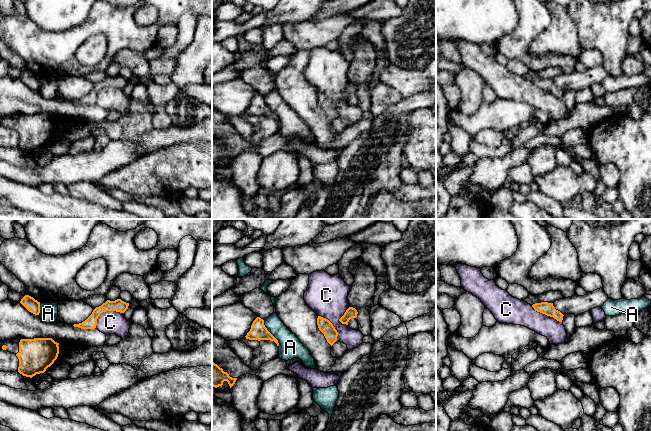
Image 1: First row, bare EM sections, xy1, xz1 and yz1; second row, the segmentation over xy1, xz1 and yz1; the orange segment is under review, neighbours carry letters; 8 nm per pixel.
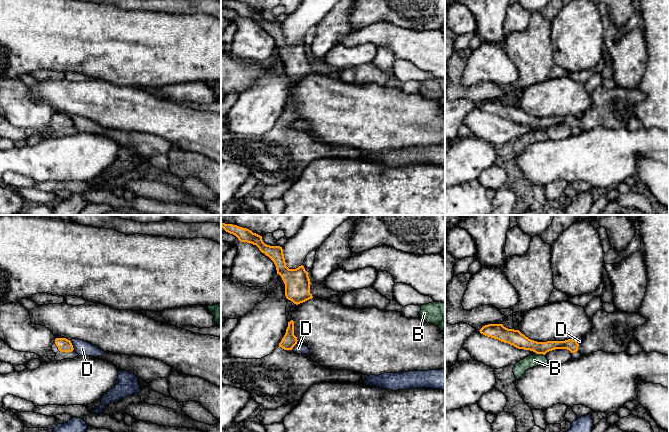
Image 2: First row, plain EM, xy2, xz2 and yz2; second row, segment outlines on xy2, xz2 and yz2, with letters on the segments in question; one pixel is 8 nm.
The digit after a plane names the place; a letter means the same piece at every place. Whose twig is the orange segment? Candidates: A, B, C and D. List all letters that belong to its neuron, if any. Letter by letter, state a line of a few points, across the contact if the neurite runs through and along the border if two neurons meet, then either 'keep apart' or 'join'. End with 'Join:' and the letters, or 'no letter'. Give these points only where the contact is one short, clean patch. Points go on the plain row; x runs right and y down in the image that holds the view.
A: keep apart
B: line yz2 (536, 129), (544, 131); keep apart
C: line xy1 (122, 88), (104, 87), (98, 93), (95, 103); keep apart
D: line xy2 (69, 116), (74, 125); keep apart
Join: no letter

